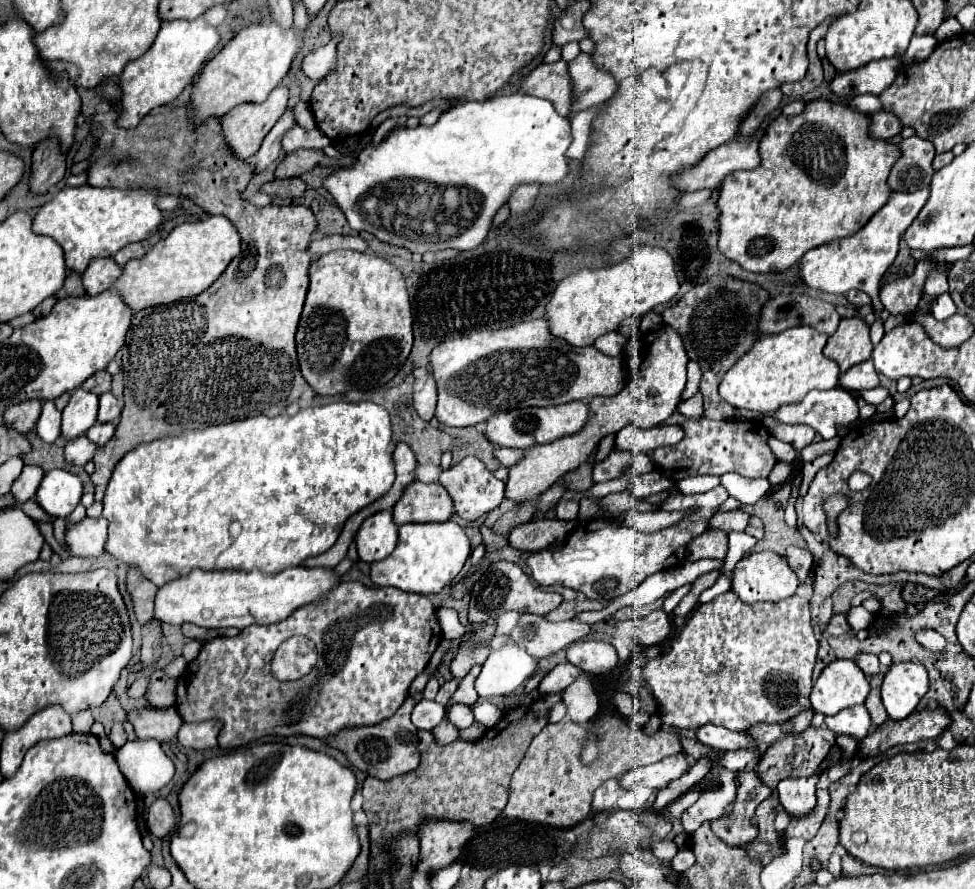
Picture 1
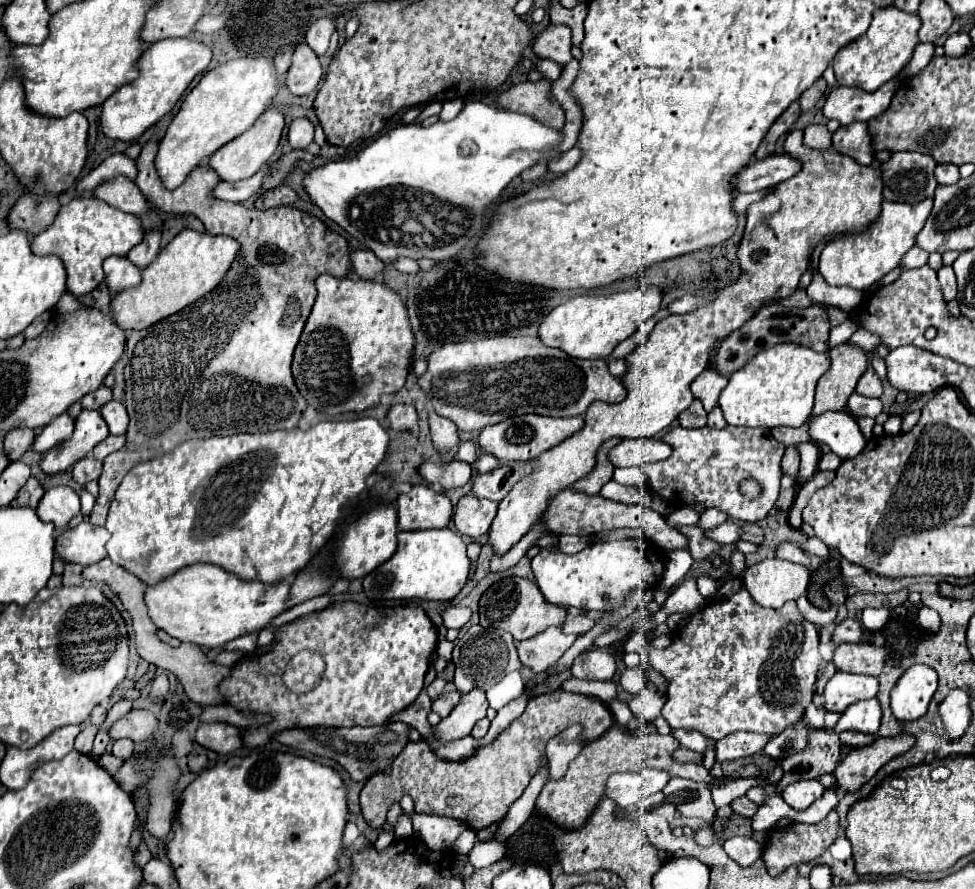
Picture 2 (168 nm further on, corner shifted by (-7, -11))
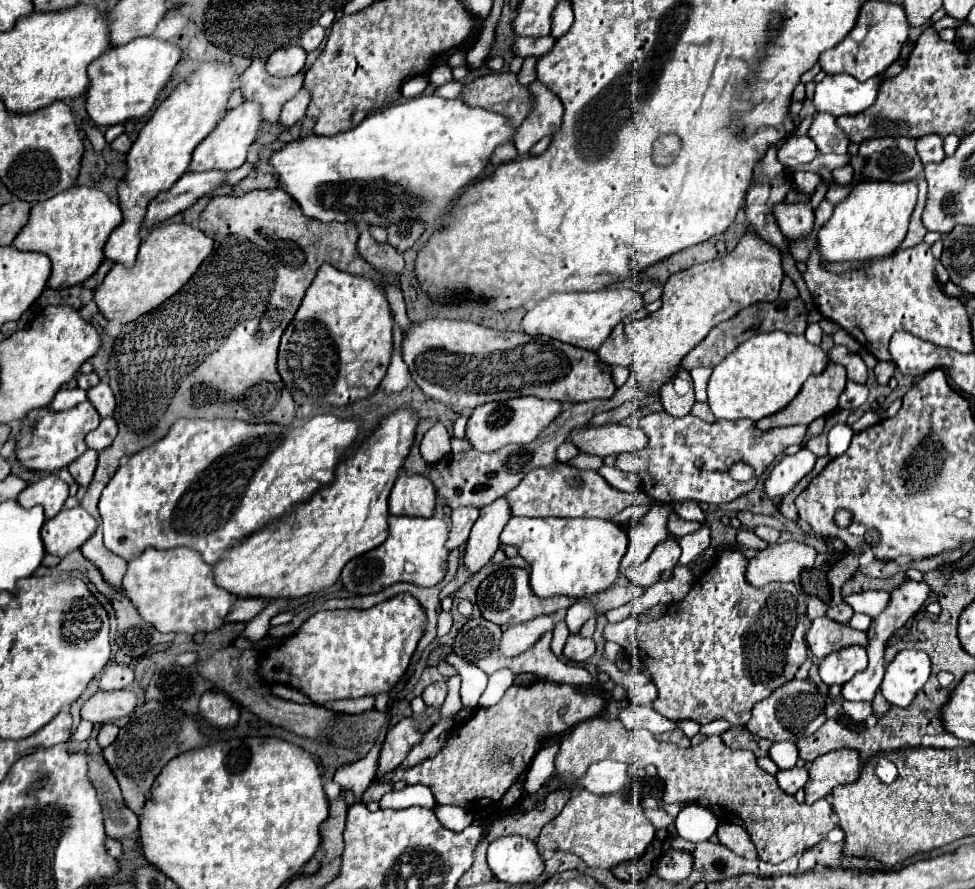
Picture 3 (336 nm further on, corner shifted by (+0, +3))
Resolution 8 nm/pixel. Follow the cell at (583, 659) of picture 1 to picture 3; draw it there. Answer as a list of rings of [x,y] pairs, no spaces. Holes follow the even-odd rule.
[[[569,635],[563,655],[575,663],[585,663],[591,659],[591,655],[595,653],[595,641],[591,637],[583,637],[583,635]]]

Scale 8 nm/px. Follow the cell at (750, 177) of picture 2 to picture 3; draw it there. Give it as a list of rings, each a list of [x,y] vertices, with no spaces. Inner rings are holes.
[[[791,135],[777,151],[777,159],[783,167],[795,167],[809,163],[817,155],[817,145],[809,135]]]

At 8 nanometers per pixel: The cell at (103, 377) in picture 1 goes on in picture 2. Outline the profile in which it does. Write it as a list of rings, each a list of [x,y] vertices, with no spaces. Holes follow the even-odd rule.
[[[98,387],[94,393],[88,393],[84,399],[82,399],[82,407],[84,409],[100,409],[104,403],[108,403],[112,399],[112,391],[110,388]]]

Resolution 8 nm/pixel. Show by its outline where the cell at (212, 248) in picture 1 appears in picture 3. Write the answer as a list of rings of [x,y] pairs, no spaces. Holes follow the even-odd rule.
[[[185,223],[159,225],[145,235],[135,261],[135,267],[125,269],[123,265],[113,265],[107,273],[103,285],[95,289],[95,303],[105,319],[119,319],[121,323],[135,321],[143,313],[155,309],[171,295],[175,295],[199,269],[199,265],[213,251],[213,237]]]

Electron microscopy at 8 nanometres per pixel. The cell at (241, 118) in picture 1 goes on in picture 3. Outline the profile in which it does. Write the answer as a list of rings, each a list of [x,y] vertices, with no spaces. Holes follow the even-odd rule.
[[[245,101],[239,107],[231,109],[231,113],[225,115],[225,119],[217,125],[217,129],[197,145],[197,149],[193,151],[189,169],[191,171],[211,171],[211,169],[231,171],[231,169],[241,167],[247,159],[247,151],[249,151],[251,143],[257,139],[261,123],[263,123],[261,105],[255,101]]]

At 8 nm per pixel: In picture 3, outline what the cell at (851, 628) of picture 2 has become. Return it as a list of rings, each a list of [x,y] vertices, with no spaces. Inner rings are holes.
[[[841,603],[841,605],[831,607],[827,611],[827,617],[831,617],[833,621],[839,621],[839,623],[849,623],[851,617],[853,617],[853,609],[847,603]]]

